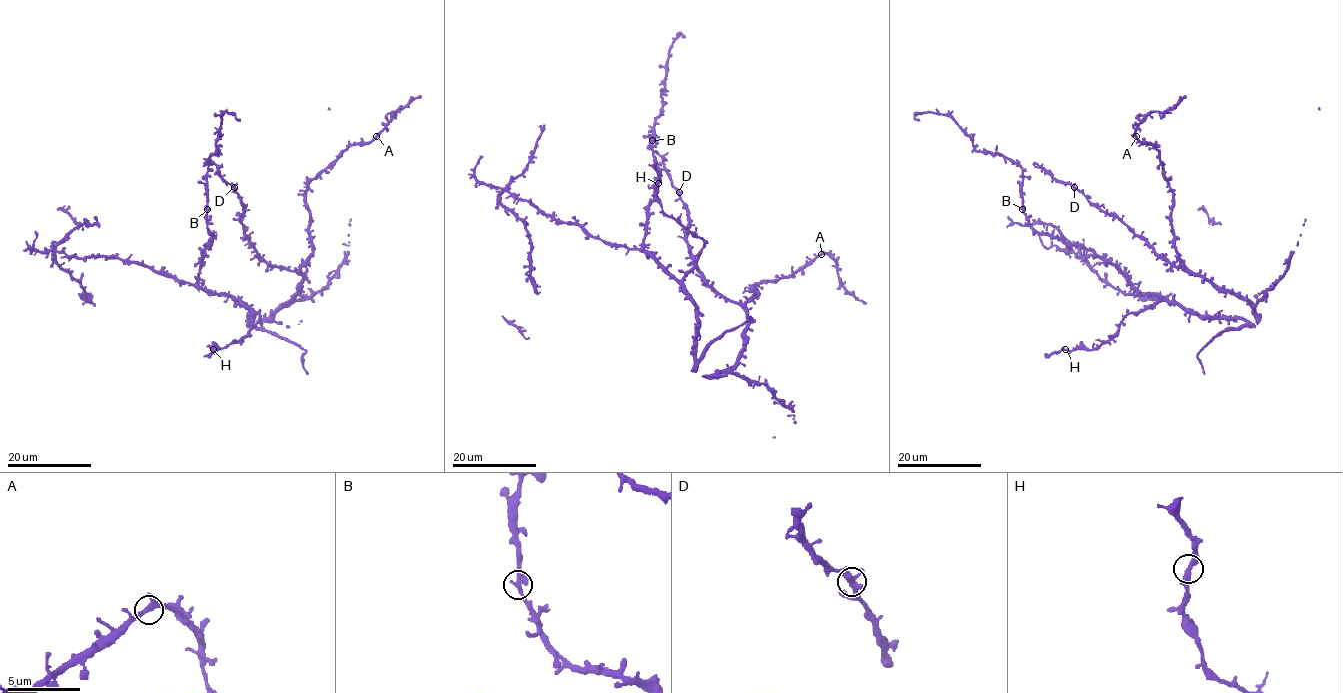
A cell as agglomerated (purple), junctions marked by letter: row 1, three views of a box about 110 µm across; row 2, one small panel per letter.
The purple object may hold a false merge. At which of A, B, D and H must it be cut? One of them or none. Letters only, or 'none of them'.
none of them

